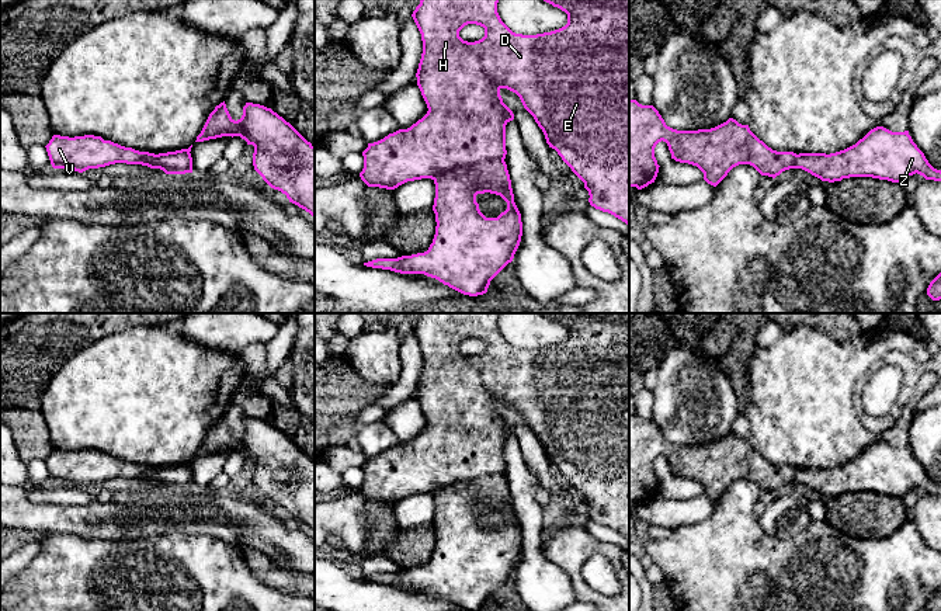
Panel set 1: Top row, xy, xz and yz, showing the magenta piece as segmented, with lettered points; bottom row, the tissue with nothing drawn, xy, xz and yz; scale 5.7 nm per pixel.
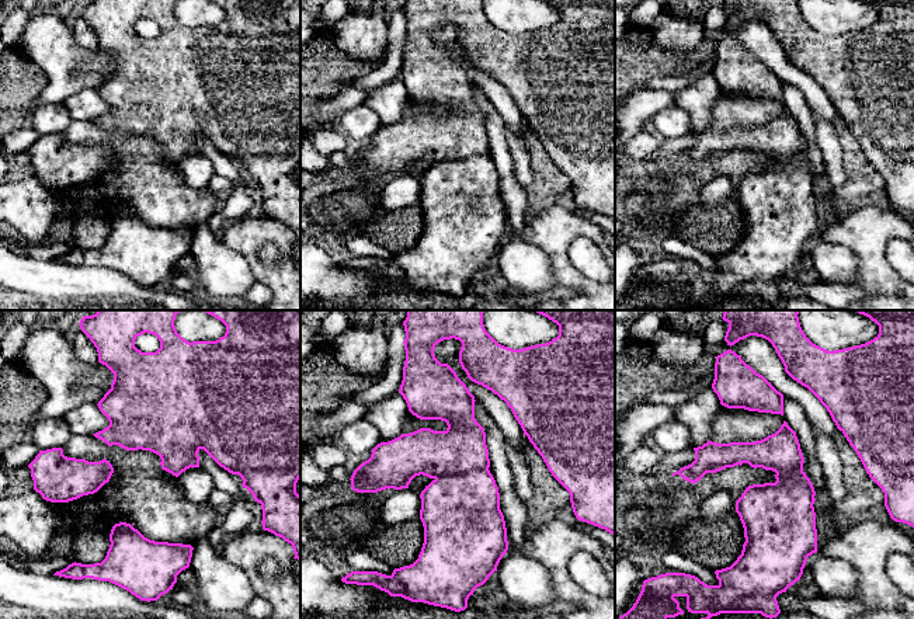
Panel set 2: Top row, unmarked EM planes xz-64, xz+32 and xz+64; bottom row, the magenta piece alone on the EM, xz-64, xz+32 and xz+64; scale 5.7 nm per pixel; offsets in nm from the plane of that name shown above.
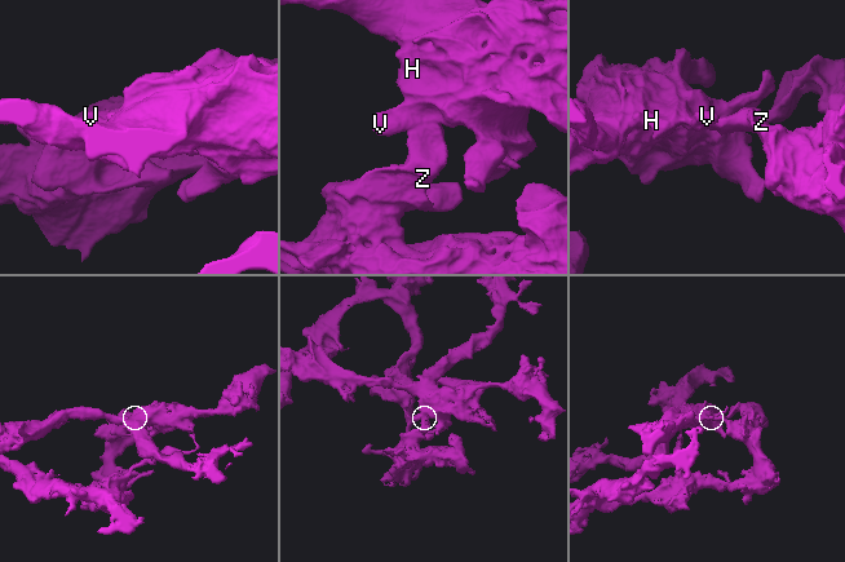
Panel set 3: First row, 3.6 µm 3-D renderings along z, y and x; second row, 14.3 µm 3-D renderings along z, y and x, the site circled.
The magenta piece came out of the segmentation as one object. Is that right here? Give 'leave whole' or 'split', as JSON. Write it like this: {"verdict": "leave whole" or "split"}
{"verdict": "split"}

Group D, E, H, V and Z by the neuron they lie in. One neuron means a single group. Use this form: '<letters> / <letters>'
D E H V / Z

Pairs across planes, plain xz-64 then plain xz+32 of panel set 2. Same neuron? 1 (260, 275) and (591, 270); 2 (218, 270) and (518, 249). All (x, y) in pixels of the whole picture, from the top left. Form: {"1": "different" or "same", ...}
{"1": "different", "2": "same"}

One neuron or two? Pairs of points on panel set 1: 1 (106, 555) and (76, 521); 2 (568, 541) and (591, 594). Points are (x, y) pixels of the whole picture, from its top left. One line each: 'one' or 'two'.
1: two
2: one

